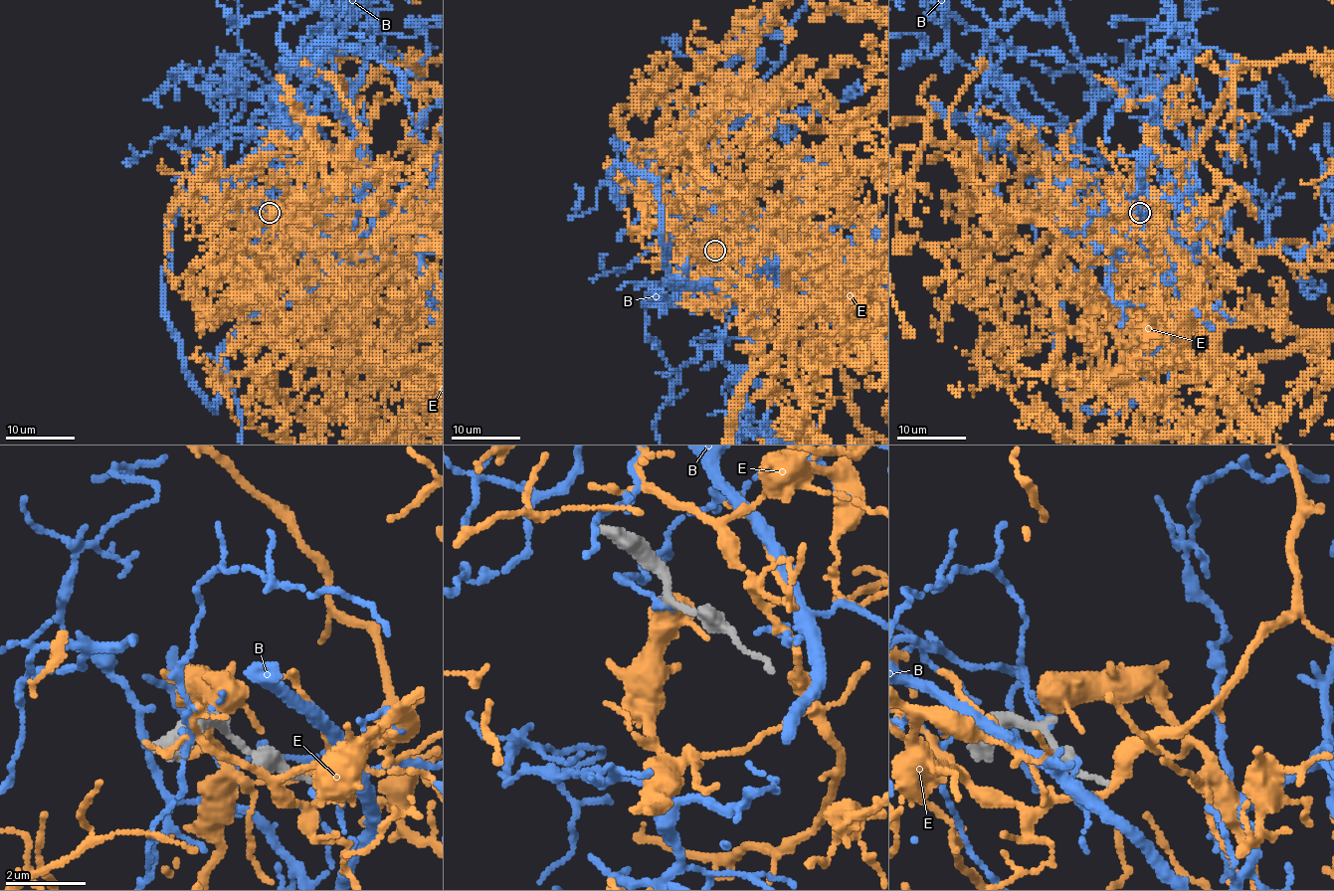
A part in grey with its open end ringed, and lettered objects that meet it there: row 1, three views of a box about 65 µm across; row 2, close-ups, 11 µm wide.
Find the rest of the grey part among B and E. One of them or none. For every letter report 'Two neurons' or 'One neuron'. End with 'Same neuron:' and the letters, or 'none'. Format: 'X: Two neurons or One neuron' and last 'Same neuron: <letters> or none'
B: Two neurons
E: Two neurons
Same neuron: none

